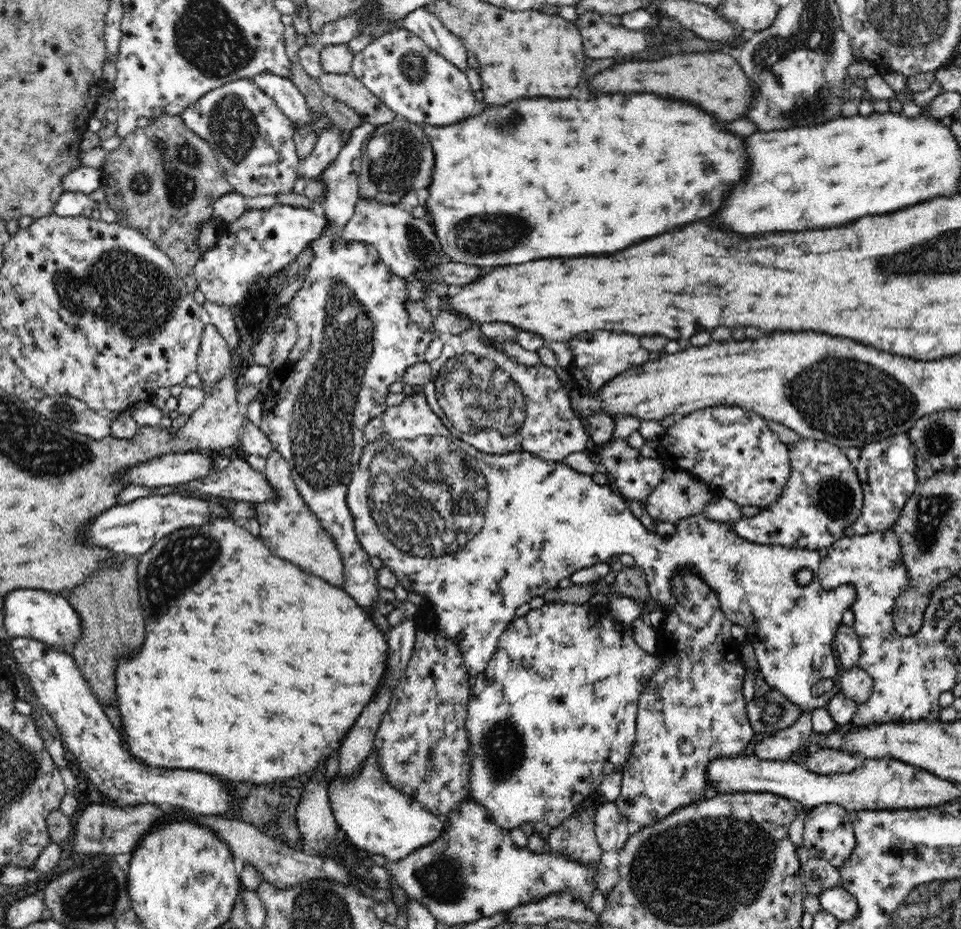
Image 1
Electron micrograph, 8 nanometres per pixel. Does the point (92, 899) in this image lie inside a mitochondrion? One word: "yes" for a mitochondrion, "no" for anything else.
yes

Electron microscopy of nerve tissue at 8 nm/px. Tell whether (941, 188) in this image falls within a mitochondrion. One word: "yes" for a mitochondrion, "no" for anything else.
no

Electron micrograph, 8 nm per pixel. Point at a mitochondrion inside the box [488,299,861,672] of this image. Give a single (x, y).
(834, 497)

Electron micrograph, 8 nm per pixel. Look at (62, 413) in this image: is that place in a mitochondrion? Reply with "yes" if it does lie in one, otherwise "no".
yes

